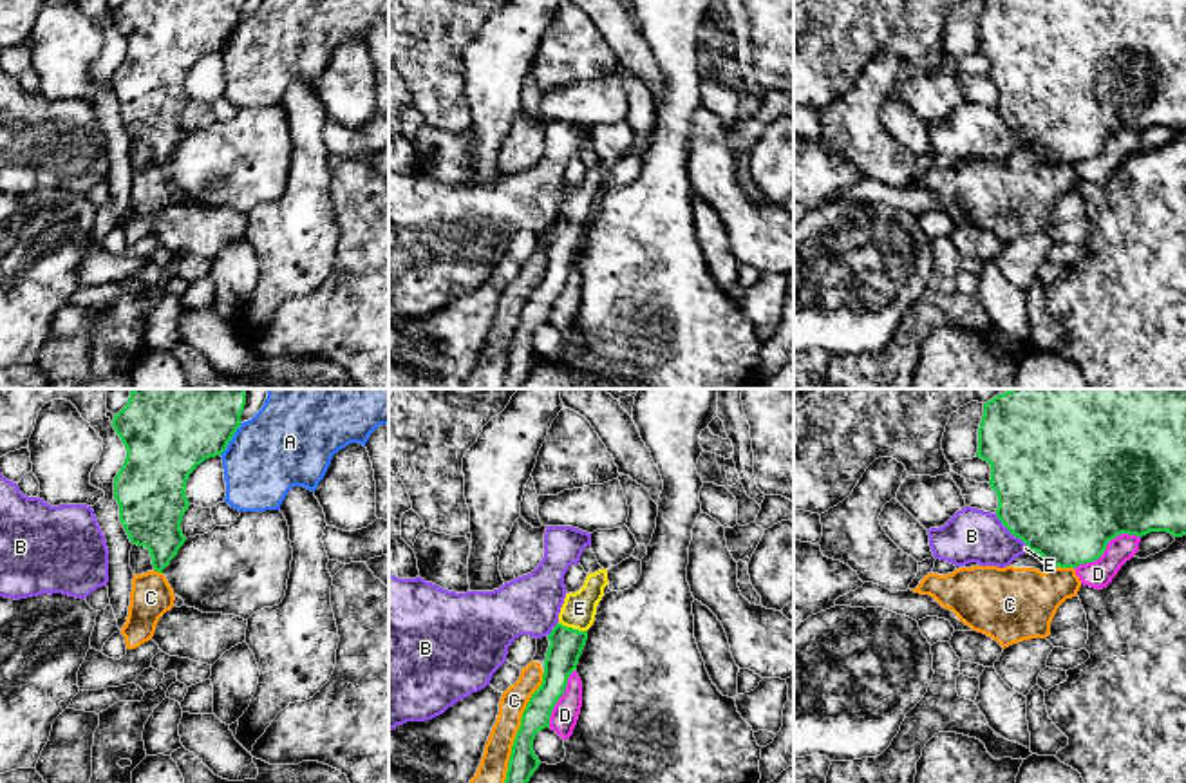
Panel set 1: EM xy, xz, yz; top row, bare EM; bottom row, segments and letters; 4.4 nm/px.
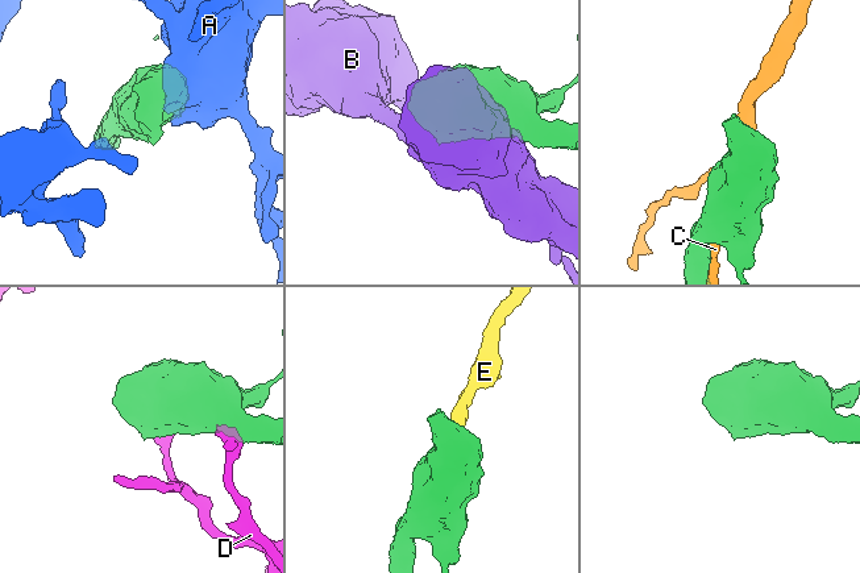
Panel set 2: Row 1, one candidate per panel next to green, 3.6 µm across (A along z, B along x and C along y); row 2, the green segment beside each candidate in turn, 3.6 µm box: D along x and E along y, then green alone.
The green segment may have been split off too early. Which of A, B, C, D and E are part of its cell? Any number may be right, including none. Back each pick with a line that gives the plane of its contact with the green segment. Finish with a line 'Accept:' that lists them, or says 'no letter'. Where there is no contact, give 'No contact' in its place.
E: Touches green in xz
Accept: E

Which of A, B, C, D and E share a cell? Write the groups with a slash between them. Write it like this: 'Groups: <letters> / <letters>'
Groups: A / B / C / D / E

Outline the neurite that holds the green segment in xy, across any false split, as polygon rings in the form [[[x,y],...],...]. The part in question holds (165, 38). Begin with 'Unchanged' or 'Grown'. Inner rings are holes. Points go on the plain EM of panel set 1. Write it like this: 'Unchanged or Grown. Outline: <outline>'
Unchanged. Outline: [[[125,0],[114,9],[112,22],[127,43],[114,72],[119,116],[130,137],[150,146],[155,166],[163,168],[186,136],[181,118],[190,101],[184,87],[190,69],[226,45],[240,22],[242,5],[244,0]]]

